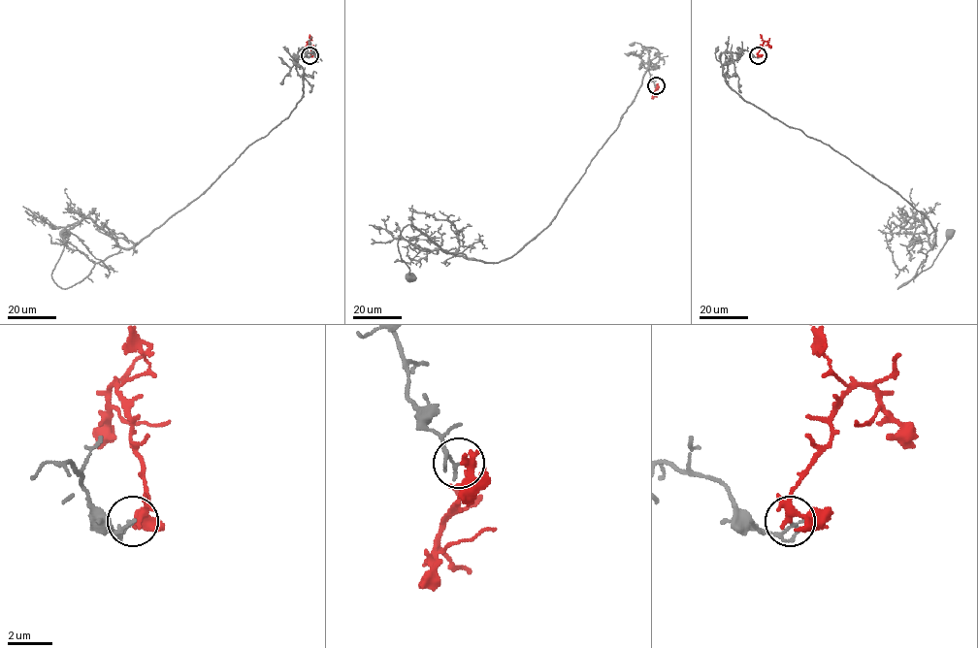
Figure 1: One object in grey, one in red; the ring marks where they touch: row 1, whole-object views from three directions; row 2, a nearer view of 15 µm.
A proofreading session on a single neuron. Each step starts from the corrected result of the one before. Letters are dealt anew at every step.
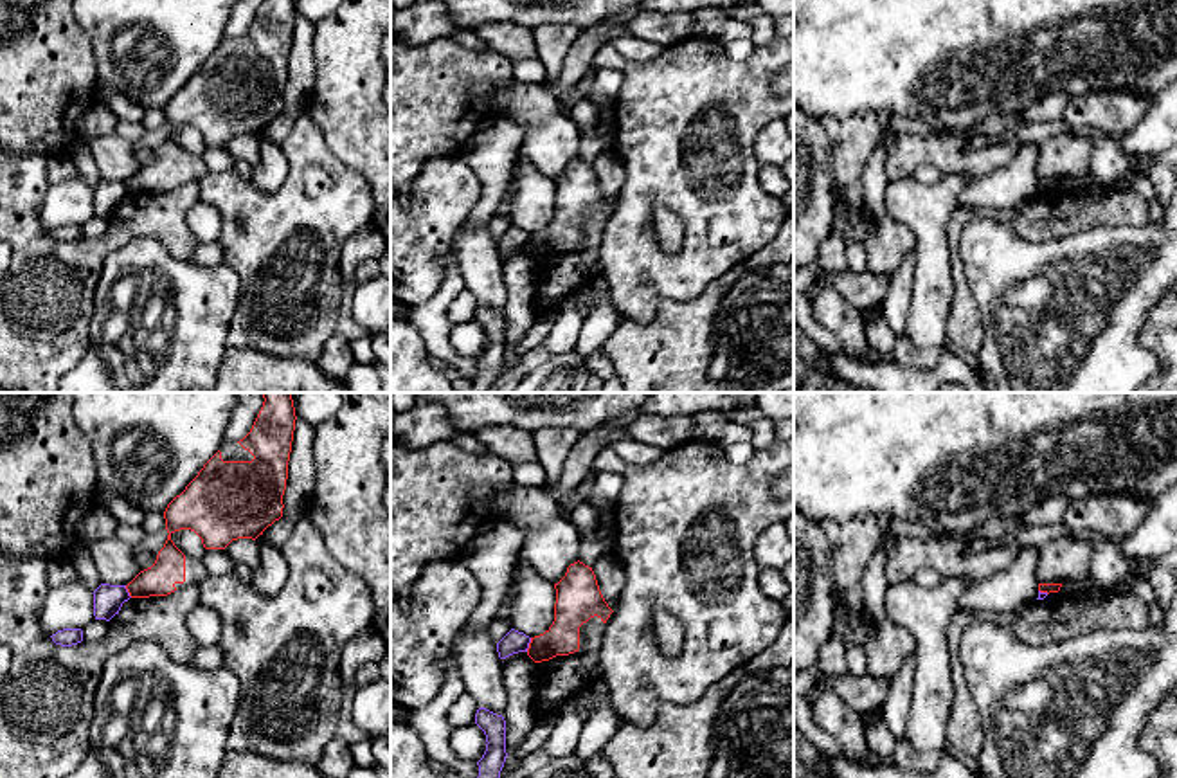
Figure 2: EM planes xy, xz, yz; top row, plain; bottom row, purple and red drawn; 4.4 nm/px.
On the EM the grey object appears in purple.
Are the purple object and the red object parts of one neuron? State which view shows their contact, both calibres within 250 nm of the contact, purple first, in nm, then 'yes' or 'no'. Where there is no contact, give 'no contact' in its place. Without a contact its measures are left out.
contact in xz; calibres 100 and 160 nm; no

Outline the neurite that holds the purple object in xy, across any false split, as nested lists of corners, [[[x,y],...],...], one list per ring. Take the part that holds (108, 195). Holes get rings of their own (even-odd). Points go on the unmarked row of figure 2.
[[[101,180],[94,187],[94,213],[95,216],[106,216],[110,218],[115,211],[119,211],[124,198],[128,198],[131,193],[126,185],[126,182],[110,182]]]

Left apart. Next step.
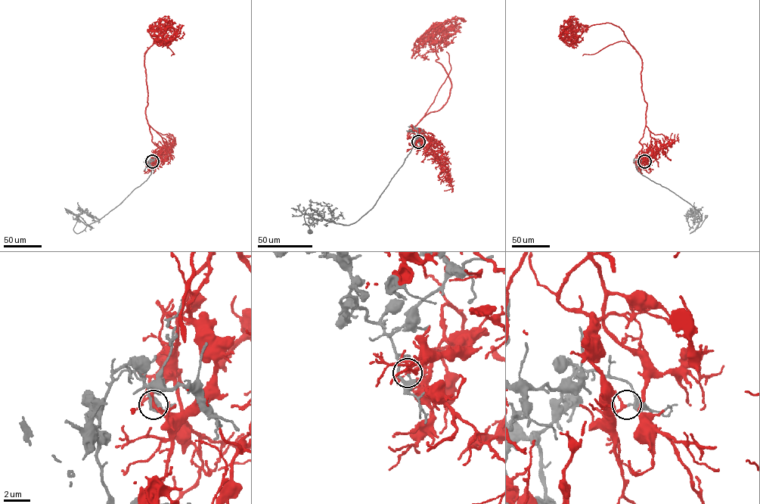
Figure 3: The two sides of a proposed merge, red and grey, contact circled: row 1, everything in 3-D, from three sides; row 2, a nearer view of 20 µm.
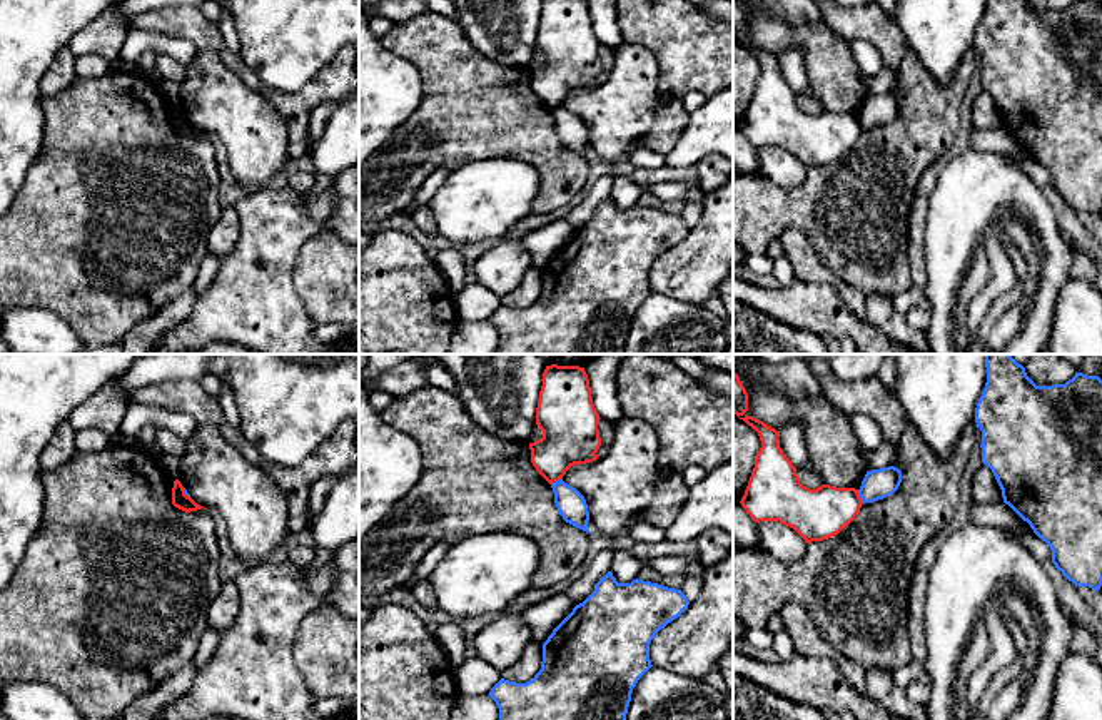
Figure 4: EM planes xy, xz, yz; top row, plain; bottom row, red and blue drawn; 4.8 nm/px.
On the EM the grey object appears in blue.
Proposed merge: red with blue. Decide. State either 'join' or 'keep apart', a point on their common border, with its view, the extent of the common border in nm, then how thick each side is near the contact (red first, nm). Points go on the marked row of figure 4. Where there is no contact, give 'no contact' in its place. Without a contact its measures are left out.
keep apart; contact yz (859, 496); length 80 nm; calibres 240 and 140 nm

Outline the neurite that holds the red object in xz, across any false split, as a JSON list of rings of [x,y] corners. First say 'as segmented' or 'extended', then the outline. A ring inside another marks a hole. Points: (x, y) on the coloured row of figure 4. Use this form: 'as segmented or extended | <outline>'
as segmented | [[[546,366],[536,408],[543,438],[529,449],[533,466],[549,484],[571,466],[598,459],[599,419],[584,368]]]

